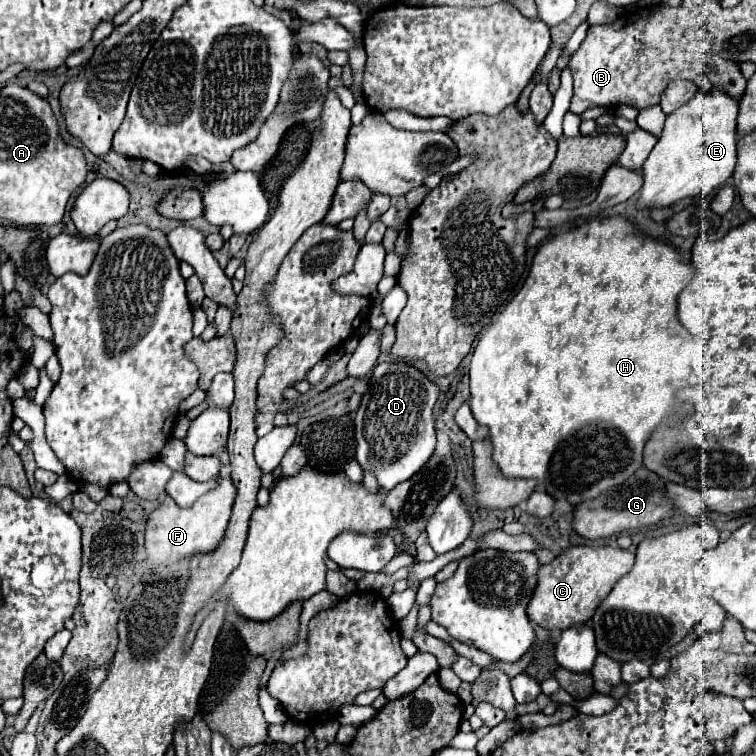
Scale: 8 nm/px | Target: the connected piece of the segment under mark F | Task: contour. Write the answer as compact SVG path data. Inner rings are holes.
M217 477L217 485L207 491L203 497L195 501L193 507L179 507L171 497L165 497L163 503L149 515L147 529L145 529L145 549L151 565L169 565L177 559L185 559L195 553L207 553L215 549L227 529L231 507L235 503L237 489L231 477Z

